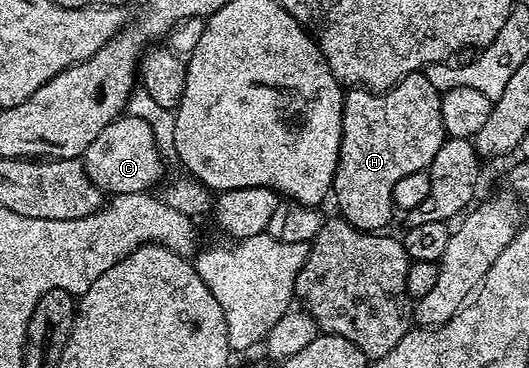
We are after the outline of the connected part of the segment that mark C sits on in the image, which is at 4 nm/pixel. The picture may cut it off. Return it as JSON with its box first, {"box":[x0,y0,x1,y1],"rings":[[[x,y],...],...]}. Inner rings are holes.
{"box":[81,116,163,195],"rings":[[[120,116],[93,139],[81,160],[89,179],[107,195],[145,193],[163,177],[163,157],[149,123],[136,117]]]}

